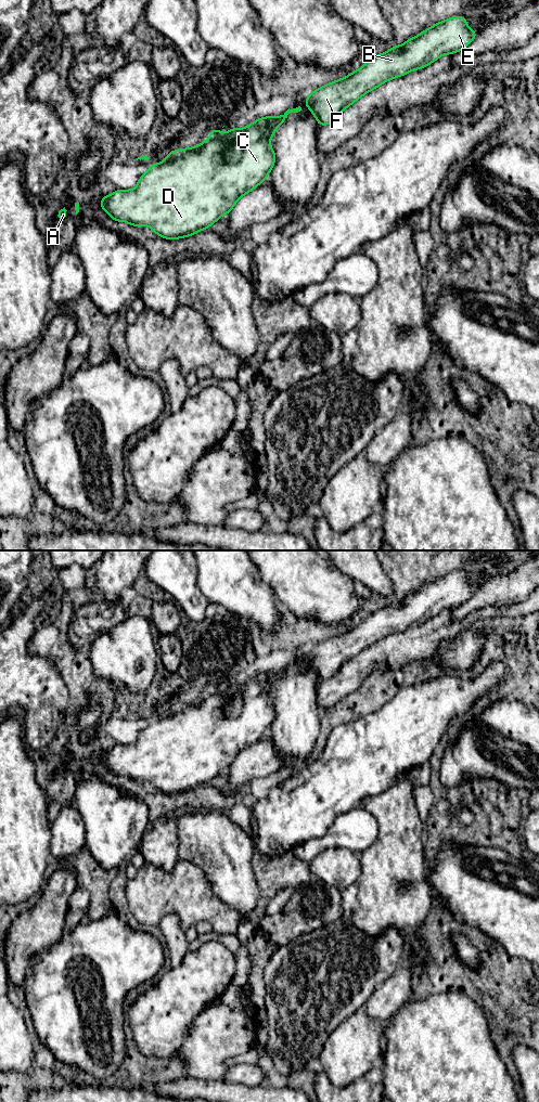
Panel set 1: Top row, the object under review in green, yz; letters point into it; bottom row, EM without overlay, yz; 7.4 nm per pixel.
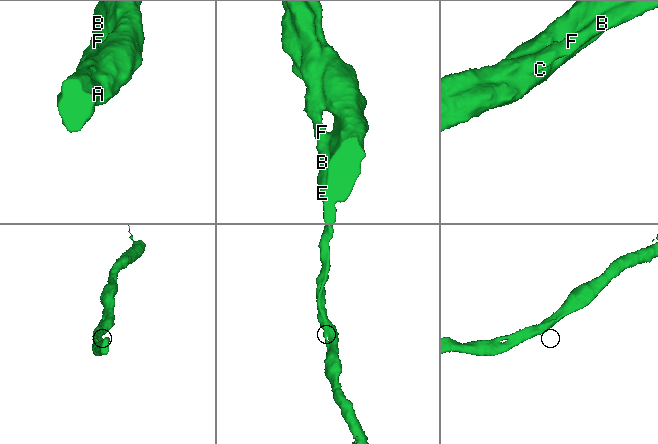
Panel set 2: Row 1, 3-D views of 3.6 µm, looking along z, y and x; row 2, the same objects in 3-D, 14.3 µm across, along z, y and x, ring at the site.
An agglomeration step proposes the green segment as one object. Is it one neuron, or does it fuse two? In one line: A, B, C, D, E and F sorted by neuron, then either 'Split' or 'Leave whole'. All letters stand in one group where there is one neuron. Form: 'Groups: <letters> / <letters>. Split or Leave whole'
Groups: A B C D E F. Leave whole

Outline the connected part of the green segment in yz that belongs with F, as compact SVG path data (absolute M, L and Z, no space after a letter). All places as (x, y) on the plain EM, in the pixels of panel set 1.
M460 570L449 572L423 585L418 591L408 594L401 600L396 599L388 606L376 609L358 625L349 627L347 632L315 645L306 650L305 659L316 672L319 680L330 679L339 672L345 663L349 662L365 648L388 635L401 632L414 624L423 624L442 610L457 608L465 604L476 592L477 588L469 583L465 572Z

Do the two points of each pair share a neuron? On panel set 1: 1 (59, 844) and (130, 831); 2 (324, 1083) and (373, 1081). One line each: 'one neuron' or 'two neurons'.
1: one neuron
2: one neuron

